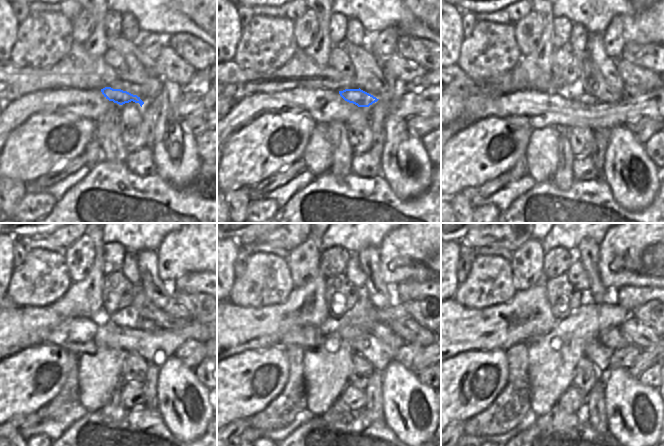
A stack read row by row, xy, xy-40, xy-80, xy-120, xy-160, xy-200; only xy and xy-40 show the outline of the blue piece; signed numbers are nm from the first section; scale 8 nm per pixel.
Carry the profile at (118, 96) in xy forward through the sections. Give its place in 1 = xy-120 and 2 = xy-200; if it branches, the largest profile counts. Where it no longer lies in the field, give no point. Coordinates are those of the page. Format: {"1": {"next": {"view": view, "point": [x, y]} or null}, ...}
{"1": {"next": {"view": "xy-120", "point": [142, 323]}}, "2": {"next": {"view": "xy-200", "point": [612, 337]}}}

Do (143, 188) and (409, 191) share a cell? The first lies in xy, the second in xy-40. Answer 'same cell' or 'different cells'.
different cells

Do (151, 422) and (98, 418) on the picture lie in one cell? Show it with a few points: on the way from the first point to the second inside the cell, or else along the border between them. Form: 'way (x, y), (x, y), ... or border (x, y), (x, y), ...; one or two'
way (138, 426), (111, 426); one

